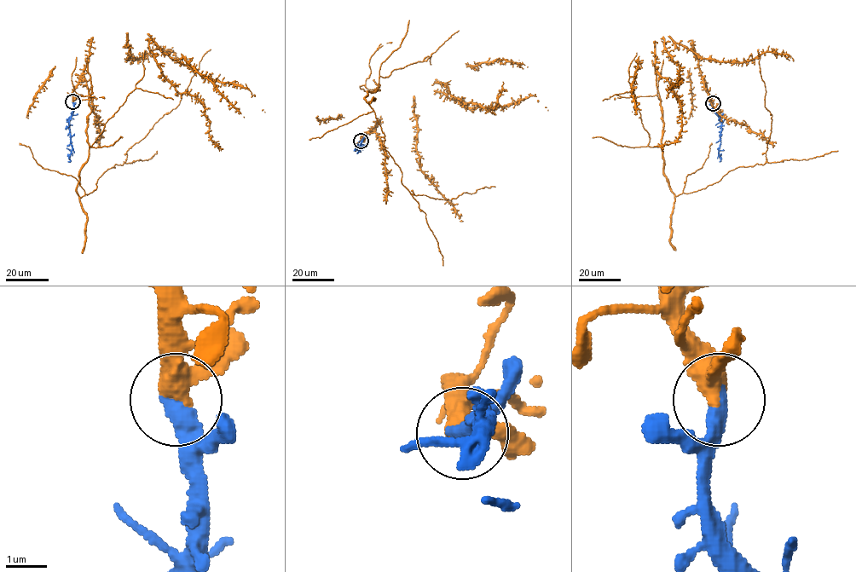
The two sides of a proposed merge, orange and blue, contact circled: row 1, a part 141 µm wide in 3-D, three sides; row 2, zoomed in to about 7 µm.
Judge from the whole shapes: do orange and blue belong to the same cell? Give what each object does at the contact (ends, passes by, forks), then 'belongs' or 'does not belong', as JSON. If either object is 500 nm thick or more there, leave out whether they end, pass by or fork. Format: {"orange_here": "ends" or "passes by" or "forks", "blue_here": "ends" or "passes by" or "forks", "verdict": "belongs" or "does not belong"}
{"orange_here": "passes by", "blue_here": "ends", "verdict": "belongs"}

